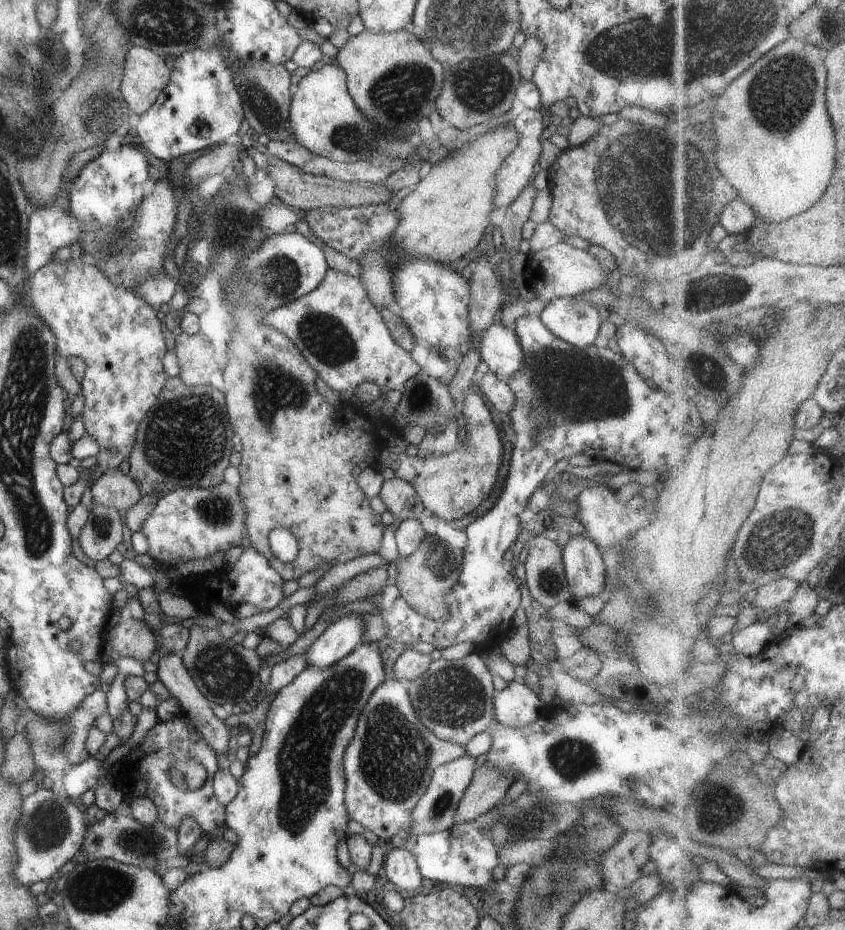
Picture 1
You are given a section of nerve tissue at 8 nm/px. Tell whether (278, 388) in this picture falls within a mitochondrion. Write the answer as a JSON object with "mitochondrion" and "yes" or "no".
{"mitochondrion":"yes"}

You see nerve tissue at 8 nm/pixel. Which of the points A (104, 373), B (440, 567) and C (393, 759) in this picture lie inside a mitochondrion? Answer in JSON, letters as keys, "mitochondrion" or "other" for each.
{"A":"other","B":"mitochondrion","C":"mitochondrion"}

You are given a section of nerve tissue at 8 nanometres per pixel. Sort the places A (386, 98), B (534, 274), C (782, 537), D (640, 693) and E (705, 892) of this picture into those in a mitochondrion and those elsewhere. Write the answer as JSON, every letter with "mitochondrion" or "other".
{"A":"mitochondrion","B":"other","C":"mitochondrion","D":"other","E":"other"}

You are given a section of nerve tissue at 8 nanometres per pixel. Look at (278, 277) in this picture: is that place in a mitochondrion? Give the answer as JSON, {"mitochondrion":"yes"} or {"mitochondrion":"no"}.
{"mitochondrion":"yes"}

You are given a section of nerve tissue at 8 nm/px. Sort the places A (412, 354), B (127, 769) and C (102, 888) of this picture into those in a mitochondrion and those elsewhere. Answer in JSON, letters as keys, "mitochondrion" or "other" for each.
{"A":"other","B":"other","C":"mitochondrion"}

